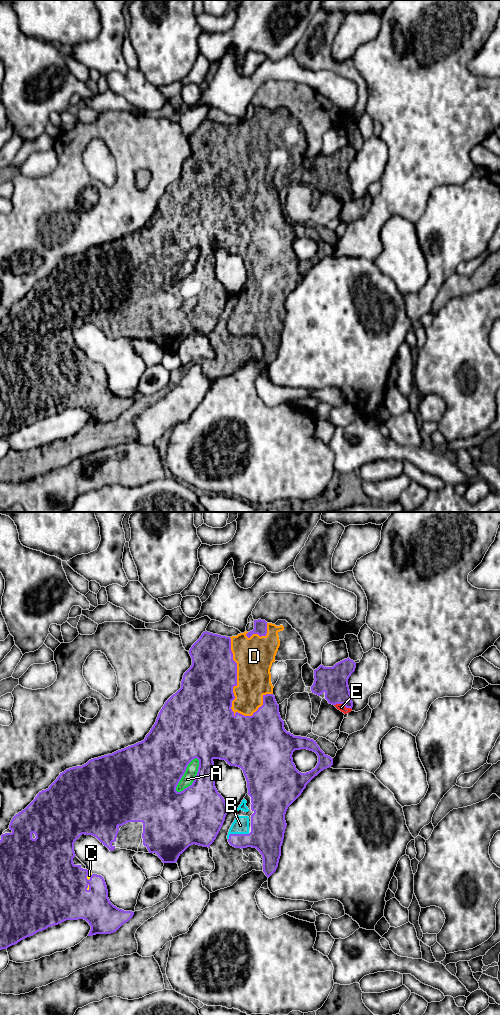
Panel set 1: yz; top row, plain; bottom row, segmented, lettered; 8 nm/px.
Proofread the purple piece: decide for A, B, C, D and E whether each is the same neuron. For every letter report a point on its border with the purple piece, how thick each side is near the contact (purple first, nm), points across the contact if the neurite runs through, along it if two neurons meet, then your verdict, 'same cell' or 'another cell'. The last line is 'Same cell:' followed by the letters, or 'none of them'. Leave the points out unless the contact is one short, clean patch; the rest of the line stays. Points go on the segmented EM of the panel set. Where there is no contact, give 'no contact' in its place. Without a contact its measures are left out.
A: yz (183, 774) | 460/100 nm | another cell
B: yz (237, 834) | 280/130 nm | same cell
C: yz (90, 878) | 420/30 nm | same cell
D: yz (236, 683) | 420/300 nm | same cell
E: yz (343, 703) | 220/60 nm | across yz (333, 681), (343, 703), (341, 707) | same cell
Same cell: B, C, D, E

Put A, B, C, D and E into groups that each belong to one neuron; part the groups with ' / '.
A / B C D E

